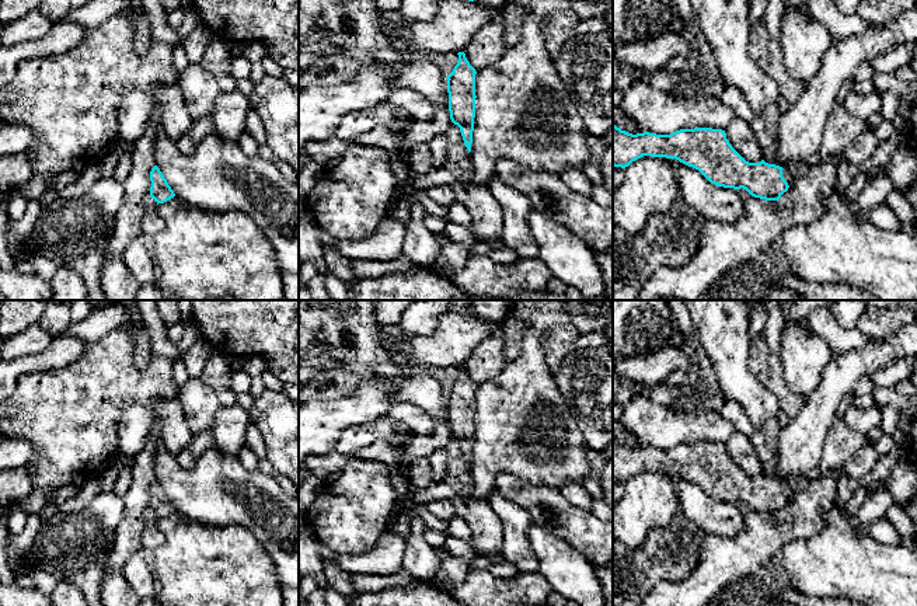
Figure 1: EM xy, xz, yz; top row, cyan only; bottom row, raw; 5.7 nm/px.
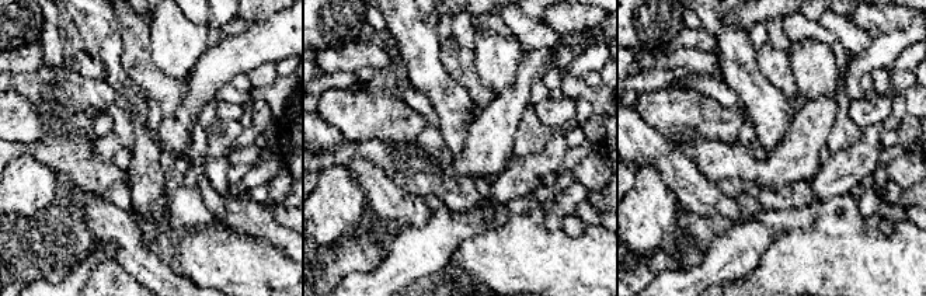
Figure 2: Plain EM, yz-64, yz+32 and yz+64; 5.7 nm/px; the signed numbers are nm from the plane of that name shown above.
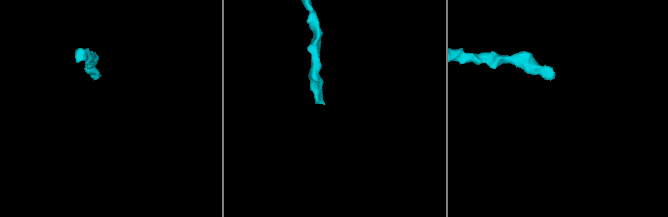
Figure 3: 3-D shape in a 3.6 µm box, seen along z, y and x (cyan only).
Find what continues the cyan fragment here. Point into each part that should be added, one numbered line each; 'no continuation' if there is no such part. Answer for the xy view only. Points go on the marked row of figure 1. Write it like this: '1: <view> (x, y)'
no continuation

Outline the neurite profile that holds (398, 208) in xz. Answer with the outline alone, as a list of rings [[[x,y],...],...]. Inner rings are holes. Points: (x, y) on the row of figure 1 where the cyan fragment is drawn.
[[[398,191],[391,198],[388,205],[388,216],[407,224],[411,220],[411,208],[404,192]]]

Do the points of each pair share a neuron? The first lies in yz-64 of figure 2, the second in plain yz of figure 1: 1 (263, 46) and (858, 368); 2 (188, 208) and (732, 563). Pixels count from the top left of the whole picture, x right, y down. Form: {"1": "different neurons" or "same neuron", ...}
{"1": "same neuron", "2": "same neuron"}

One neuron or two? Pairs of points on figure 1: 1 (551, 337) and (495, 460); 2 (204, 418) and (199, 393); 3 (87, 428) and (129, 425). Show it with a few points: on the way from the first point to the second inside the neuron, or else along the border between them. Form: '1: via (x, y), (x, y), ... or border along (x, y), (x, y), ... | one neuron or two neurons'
1: border along (526, 328), (534, 333), (544, 362), (553, 371) | two neurons
2: via (199, 413), (199, 399) | one neuron
3: border along (142, 404), (131, 404), (121, 415), (118, 452) | two neurons

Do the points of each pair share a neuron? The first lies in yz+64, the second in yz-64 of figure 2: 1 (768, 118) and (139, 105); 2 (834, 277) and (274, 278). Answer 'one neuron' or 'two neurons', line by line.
1: one neuron
2: one neuron

